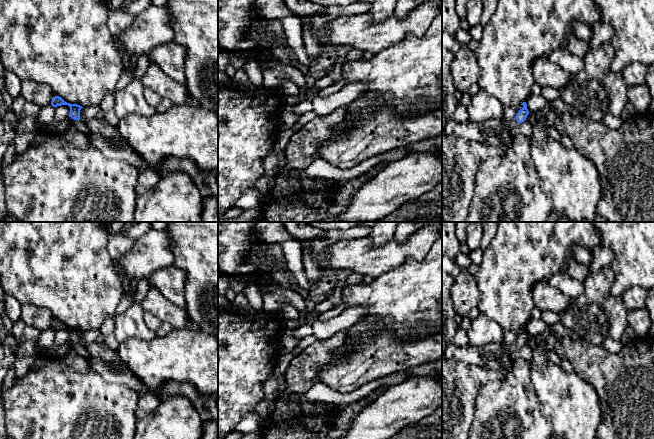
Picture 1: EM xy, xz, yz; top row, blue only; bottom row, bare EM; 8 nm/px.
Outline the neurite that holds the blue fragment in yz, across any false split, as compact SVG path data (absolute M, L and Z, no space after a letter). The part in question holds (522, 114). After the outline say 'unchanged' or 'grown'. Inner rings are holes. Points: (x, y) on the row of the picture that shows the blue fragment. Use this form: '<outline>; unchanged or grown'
M526 102L521 105L523 108L518 111L514 119L508 122L503 119L494 119L481 123L470 120L460 123L451 119L446 123L443 132L491 146L511 144L514 137L511 130L524 122L529 114Z; grown

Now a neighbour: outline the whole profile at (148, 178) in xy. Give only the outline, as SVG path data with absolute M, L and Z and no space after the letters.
M151 169L140 170L139 181L136 185L137 195L142 195L152 189L160 180L161 175Z

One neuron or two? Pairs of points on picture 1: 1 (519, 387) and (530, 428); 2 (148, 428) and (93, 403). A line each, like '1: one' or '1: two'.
1: one
2: two

